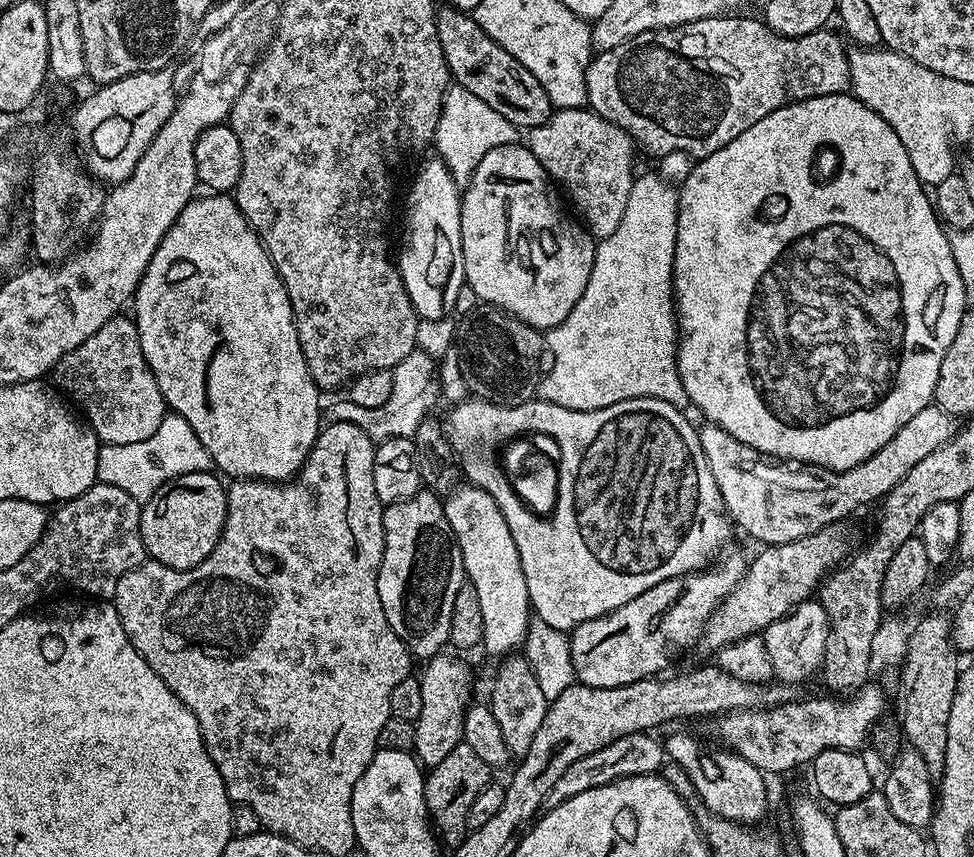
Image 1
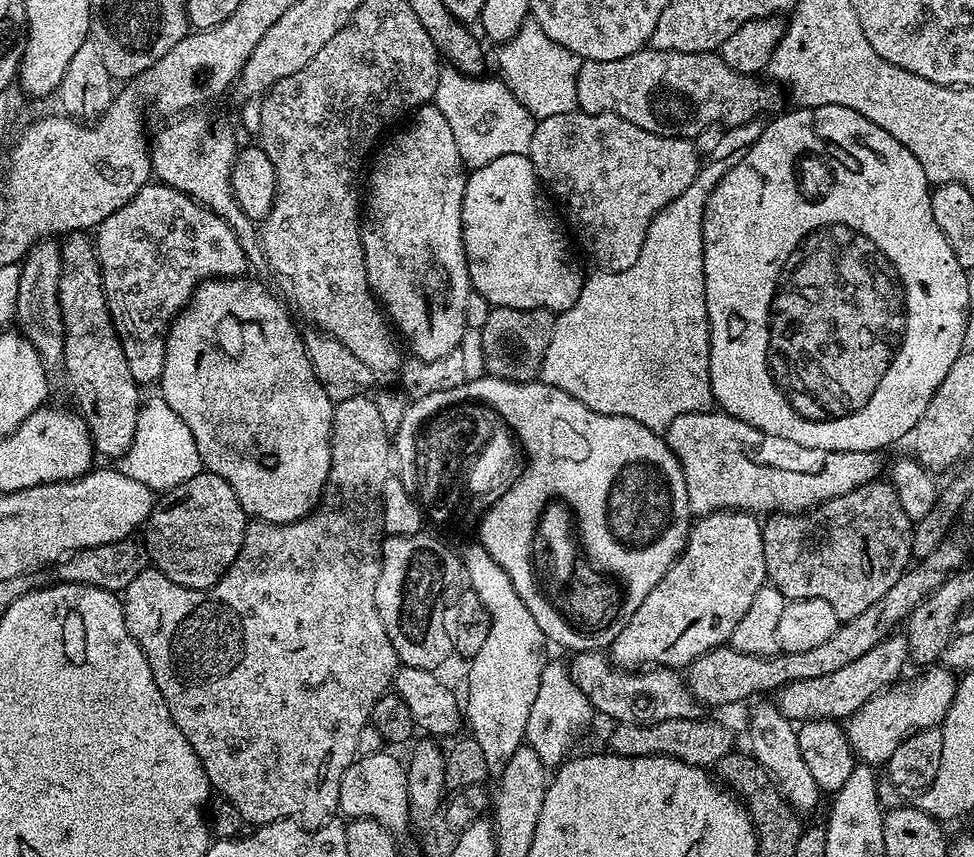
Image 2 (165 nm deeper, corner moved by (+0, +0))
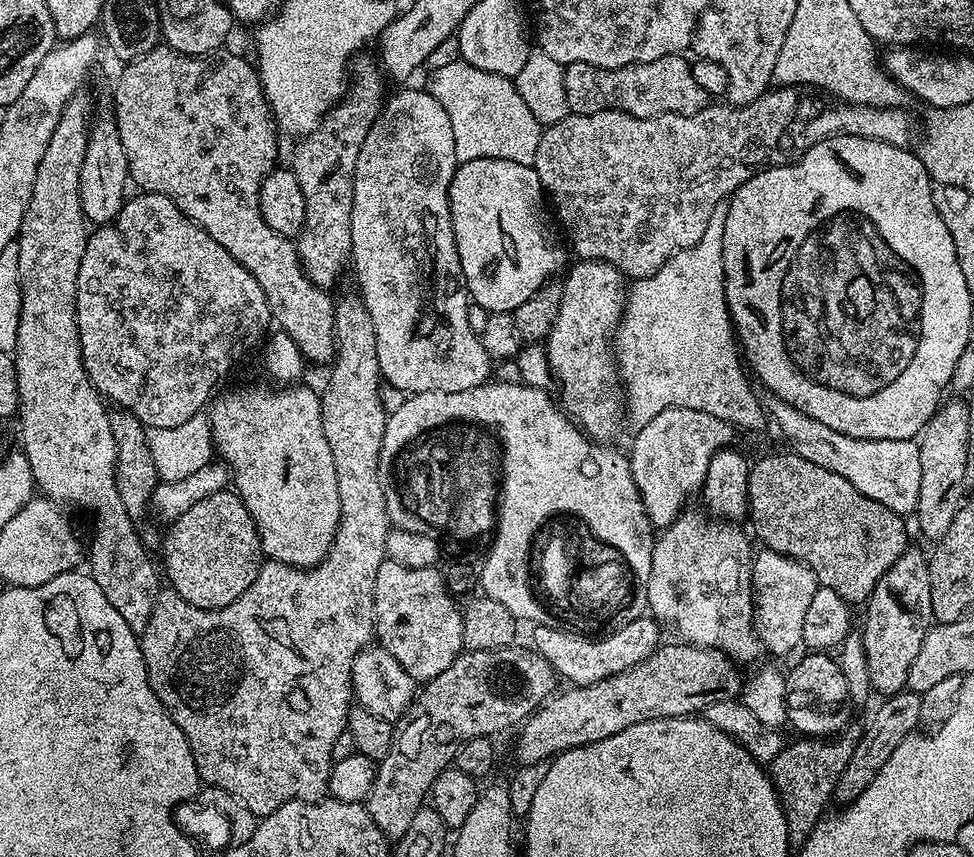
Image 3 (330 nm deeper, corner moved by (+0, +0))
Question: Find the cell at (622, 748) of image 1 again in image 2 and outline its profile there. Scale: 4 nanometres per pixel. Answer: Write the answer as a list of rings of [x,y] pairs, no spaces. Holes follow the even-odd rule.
[[[670,718],[657,724],[616,724],[608,736],[607,747],[617,756],[642,758],[643,756],[669,756],[678,758],[692,766],[707,769],[718,762],[718,758],[726,758],[734,750],[732,732],[724,724],[716,720],[701,718],[683,720]]]

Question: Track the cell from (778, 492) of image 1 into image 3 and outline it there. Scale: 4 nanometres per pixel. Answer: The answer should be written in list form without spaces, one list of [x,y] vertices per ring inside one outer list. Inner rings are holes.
[[[671,408],[662,410],[646,426],[642,426],[632,440],[630,463],[634,482],[644,503],[644,512],[657,529],[663,530],[685,511],[688,496],[701,491],[706,470],[716,452],[723,452],[734,435],[732,425],[722,418],[714,418],[702,410]]]

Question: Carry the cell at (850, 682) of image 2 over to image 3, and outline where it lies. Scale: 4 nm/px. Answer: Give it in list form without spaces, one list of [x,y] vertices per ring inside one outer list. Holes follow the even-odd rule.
[[[915,546],[905,550],[898,562],[878,578],[872,595],[866,601],[867,608],[862,639],[868,660],[869,682],[873,693],[881,692],[879,695],[887,698],[905,691],[910,665],[914,663],[918,650],[922,650],[922,642],[933,623],[928,556]]]

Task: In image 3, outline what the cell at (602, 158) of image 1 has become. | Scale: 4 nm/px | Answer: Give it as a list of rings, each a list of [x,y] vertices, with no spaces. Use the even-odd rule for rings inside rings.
[[[776,86],[771,90],[763,92],[761,96],[758,98],[754,98],[754,102],[750,102],[746,106],[742,106],[741,108],[733,108],[725,106],[723,103],[720,105],[720,102],[712,102],[709,103],[708,107],[701,110],[701,112],[695,112],[693,116],[683,116],[682,114],[674,114],[673,112],[667,112],[666,114],[662,114],[661,116],[631,116],[630,114],[626,114],[625,112],[599,112],[598,114],[586,114],[585,116],[577,116],[575,114],[569,114],[565,120],[562,122],[558,122],[557,124],[549,124],[547,127],[543,129],[540,133],[540,141],[538,142],[538,154],[536,155],[535,169],[538,174],[538,178],[542,182],[542,186],[544,187],[544,191],[546,193],[547,199],[550,201],[551,207],[552,204],[556,207],[556,216],[555,219],[558,221],[560,219],[560,224],[564,227],[564,232],[568,235],[567,243],[570,245],[572,243],[572,248],[577,252],[577,257],[580,260],[600,260],[603,264],[609,264],[610,266],[614,266],[619,270],[625,278],[631,278],[633,281],[641,280],[642,278],[646,278],[650,274],[654,274],[657,270],[663,266],[665,262],[669,258],[671,258],[676,252],[681,252],[682,250],[686,250],[690,246],[694,246],[694,242],[698,242],[702,238],[702,234],[706,234],[706,226],[710,222],[710,214],[714,214],[714,206],[718,206],[719,204],[725,203],[731,197],[733,192],[739,190],[742,185],[751,176],[755,176],[757,172],[761,171],[762,166],[787,166],[803,156],[806,150],[810,150],[810,146],[814,146],[818,142],[822,142],[823,140],[829,140],[831,136],[853,136],[854,138],[870,138],[871,140],[877,140],[878,142],[886,142],[890,146],[898,146],[899,148],[908,148],[911,145],[912,140],[912,120],[907,116],[907,111],[904,111],[901,108],[870,108],[864,106],[858,106],[857,104],[846,104],[843,102],[837,102],[832,98],[821,98],[816,94],[808,94],[812,96],[803,96],[801,89],[796,86]]]

